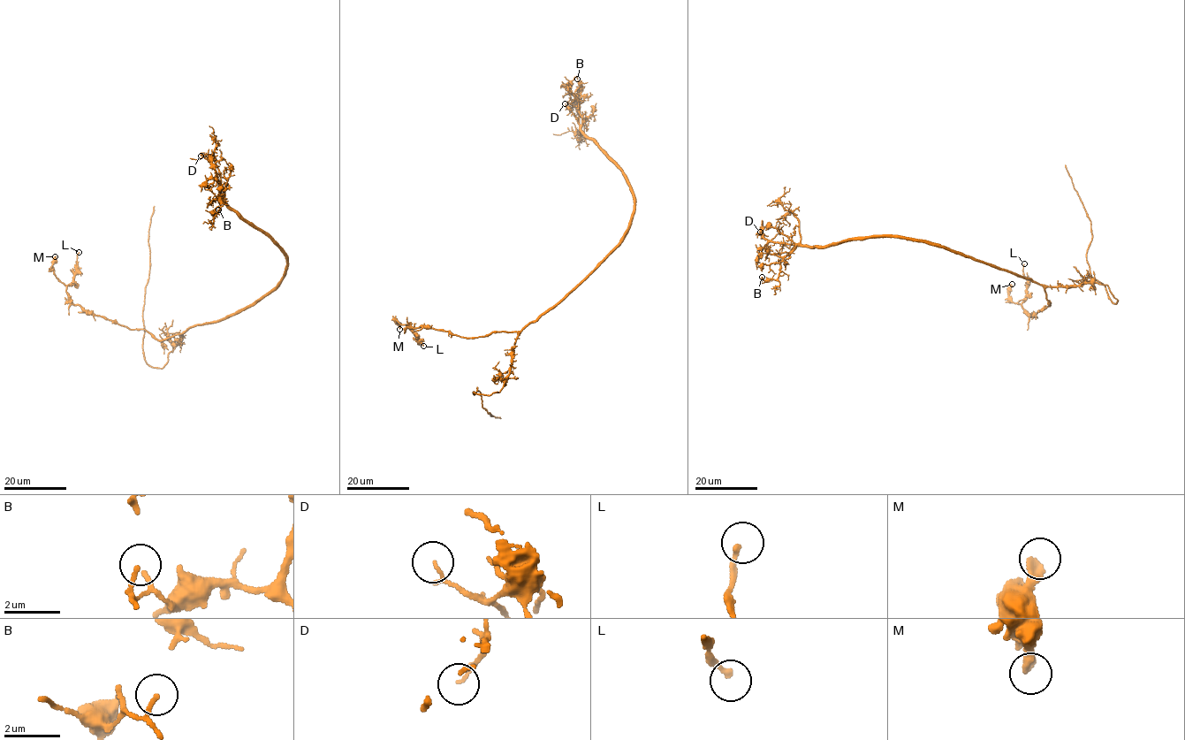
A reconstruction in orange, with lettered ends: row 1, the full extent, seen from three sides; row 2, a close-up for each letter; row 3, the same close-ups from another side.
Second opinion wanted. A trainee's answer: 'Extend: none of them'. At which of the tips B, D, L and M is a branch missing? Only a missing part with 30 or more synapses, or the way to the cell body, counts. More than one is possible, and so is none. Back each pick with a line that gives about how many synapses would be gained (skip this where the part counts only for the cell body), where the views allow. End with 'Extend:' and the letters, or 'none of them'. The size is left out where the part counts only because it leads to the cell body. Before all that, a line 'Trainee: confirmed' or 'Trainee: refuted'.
Trainee: confirmed
Extend: none of them

